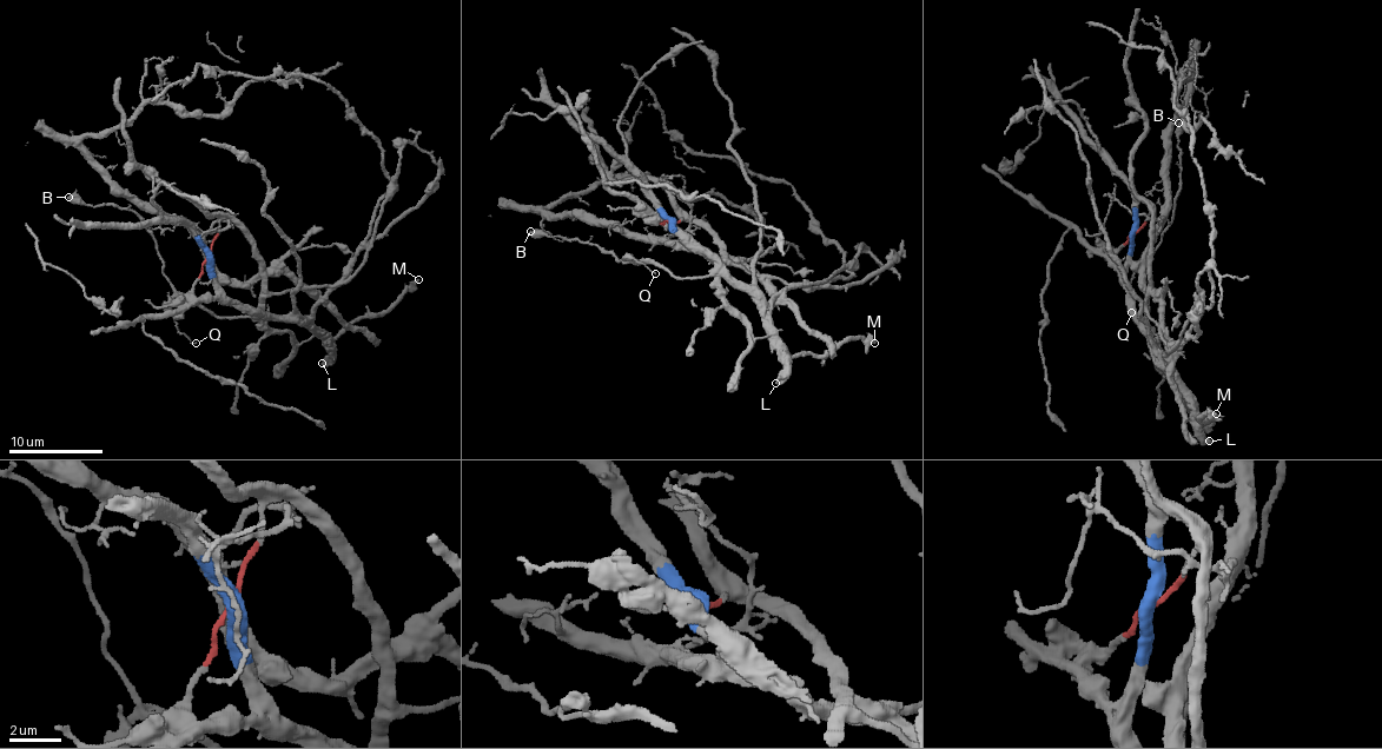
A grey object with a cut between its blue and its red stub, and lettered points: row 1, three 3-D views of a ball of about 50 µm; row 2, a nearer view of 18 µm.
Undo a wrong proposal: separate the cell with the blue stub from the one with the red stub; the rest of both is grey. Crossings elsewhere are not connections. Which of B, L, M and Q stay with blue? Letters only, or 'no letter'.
B, L, M, Q

